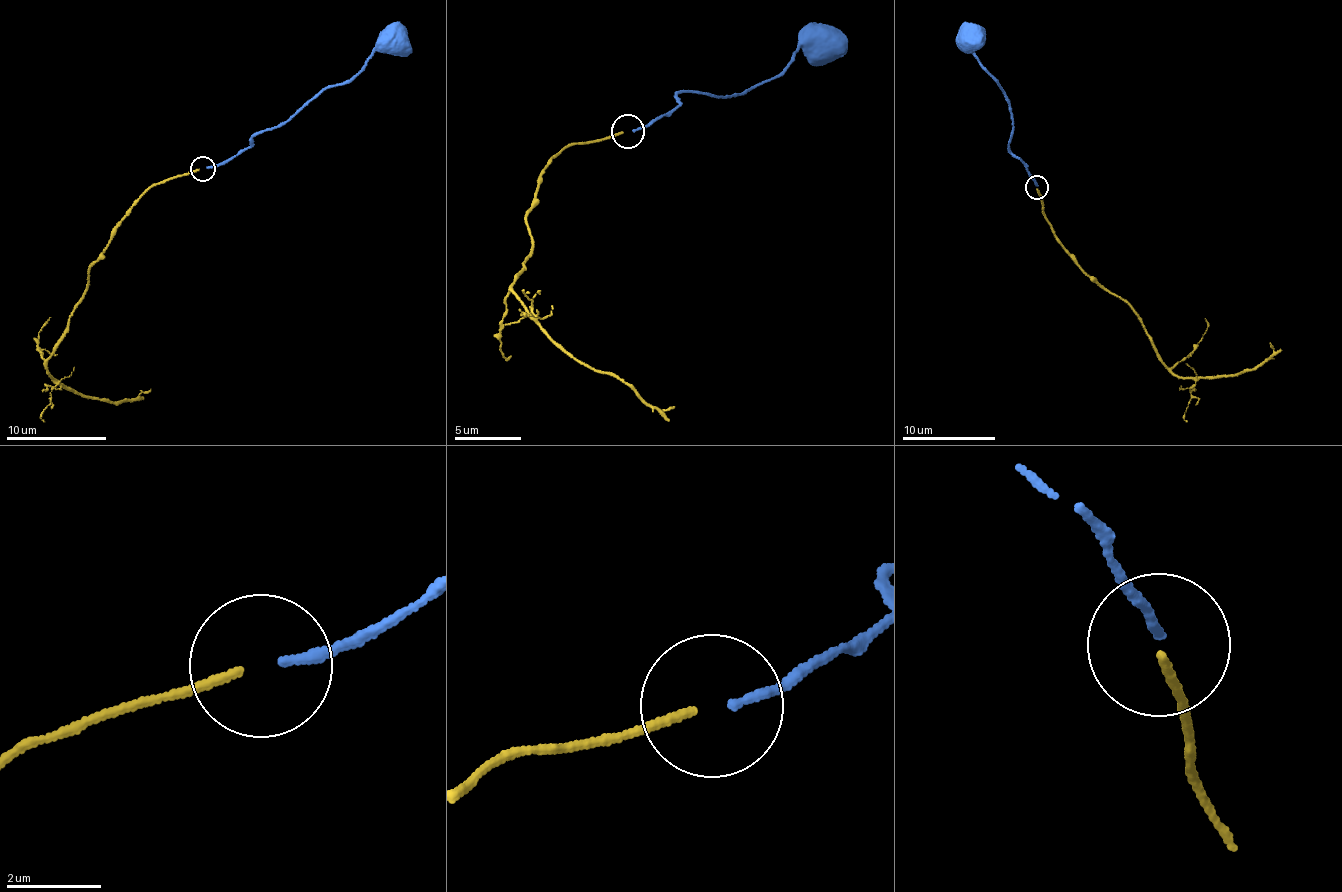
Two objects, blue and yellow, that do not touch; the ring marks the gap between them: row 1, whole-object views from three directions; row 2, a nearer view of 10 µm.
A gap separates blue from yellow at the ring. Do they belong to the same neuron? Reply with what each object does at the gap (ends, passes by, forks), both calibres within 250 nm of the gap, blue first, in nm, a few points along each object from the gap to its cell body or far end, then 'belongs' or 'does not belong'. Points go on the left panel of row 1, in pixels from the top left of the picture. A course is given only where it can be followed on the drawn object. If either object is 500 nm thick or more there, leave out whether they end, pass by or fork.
blue ends there; yellow ends there; 200 nm thick on the blue side, 170 nm on the other; blue runs (207, 168), (237, 156), (257, 134), (284, 125), (325, 88), (344, 85), (385, 42), (396, 41); yellow runs (200, 168), (152, 184), (131, 205), (89, 267), (86, 294), (45, 366), (81, 395), (125, 402), (151, 389); belongs

